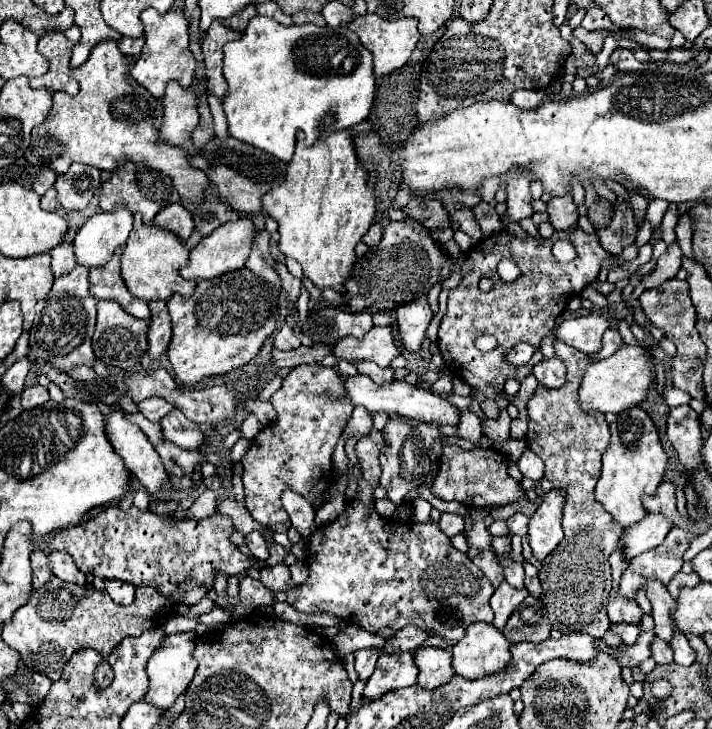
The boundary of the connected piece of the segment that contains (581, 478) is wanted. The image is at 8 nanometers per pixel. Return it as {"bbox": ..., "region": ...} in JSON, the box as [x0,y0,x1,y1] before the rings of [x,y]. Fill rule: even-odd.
{"bbox":[526,341,624,637],"region":[[[554,341],[554,348],[556,356],[560,357],[566,369],[570,369],[570,375],[560,389],[536,387],[534,395],[528,399],[530,429],[526,435],[528,447],[546,465],[544,479],[548,479],[554,489],[566,491],[562,521],[566,537],[560,541],[556,551],[542,561],[542,569],[538,573],[542,583],[540,601],[548,609],[548,619],[554,629],[564,635],[580,631],[592,637],[602,637],[610,629],[606,615],[606,603],[612,589],[608,557],[612,555],[612,549],[616,549],[624,531],[624,527],[620,527],[620,523],[616,523],[594,497],[594,487],[600,479],[602,453],[610,441],[610,429],[602,413],[584,413],[578,405],[578,387],[584,369],[594,359],[588,359],[588,355],[562,341]]]}

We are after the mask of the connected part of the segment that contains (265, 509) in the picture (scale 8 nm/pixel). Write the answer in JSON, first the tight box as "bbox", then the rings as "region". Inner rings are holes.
{"bbox":[242,365,354,533],"region":[[[298,365],[292,369],[284,377],[282,387],[270,397],[270,403],[276,409],[276,421],[252,439],[250,451],[242,459],[242,481],[246,507],[252,519],[282,533],[290,529],[288,513],[280,503],[284,489],[292,489],[306,497],[316,509],[322,505],[322,497],[332,487],[334,479],[332,451],[354,407],[344,399],[344,379],[340,373],[322,365]],[[328,393],[340,395],[340,399],[332,401]]]}

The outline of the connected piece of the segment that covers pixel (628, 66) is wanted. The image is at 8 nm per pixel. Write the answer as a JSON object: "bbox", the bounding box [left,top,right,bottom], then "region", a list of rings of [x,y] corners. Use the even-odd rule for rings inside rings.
{"bbox":[610,49,648,73],"region":[[[618,49],[618,53],[614,53],[610,57],[610,61],[618,67],[618,71],[622,73],[642,73],[648,69],[648,63],[642,63],[634,57],[632,51],[626,51],[626,49]]]}

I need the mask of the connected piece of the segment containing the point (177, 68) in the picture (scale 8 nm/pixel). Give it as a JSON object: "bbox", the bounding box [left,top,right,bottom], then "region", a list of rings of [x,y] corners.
{"bbox":[130,9,196,99],"region":[[[146,9],[140,15],[140,19],[144,23],[146,45],[144,45],[138,61],[134,63],[130,77],[138,85],[146,87],[158,99],[164,95],[164,89],[170,81],[178,81],[182,87],[190,87],[194,81],[196,61],[188,49],[188,21],[186,21],[186,17],[178,11],[168,11],[166,15],[160,15],[154,9]]]}

